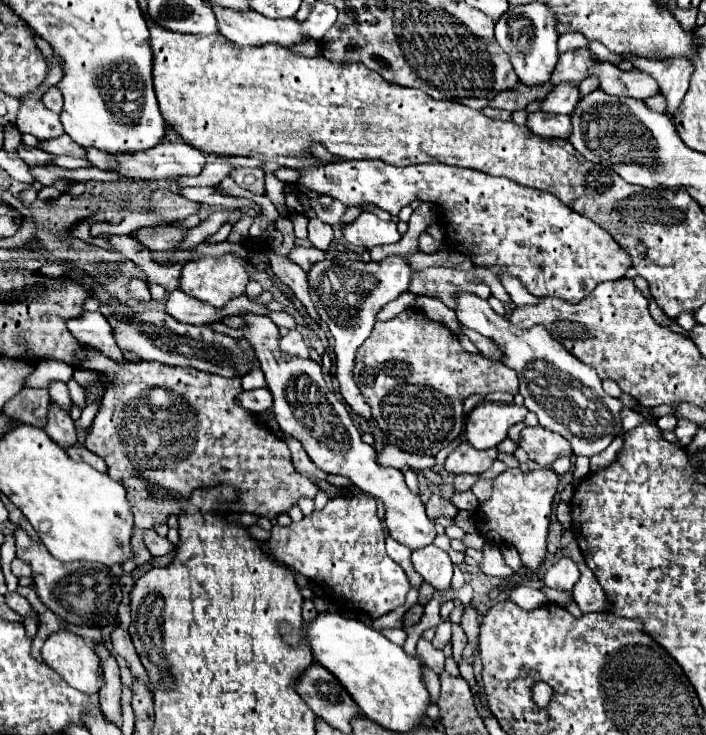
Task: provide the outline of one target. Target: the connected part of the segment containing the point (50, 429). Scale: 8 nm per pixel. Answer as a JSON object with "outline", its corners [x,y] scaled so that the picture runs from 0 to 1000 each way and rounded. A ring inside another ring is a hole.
{"outline":[[[71,548],[68,578],[62,581],[62,586],[65,586],[85,608],[91,608],[91,611],[108,605],[105,573],[99,570],[99,565],[96,565],[93,559],[85,559],[85,554],[79,554],[76,548]]]}

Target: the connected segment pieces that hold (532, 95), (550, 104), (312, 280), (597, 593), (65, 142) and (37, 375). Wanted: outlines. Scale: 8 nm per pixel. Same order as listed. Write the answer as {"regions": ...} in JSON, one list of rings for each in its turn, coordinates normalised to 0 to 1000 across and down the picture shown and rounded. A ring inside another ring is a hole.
{"regions":[[[[779,110],[771,116],[756,116],[756,118],[734,113],[728,121],[705,127],[694,137],[694,143],[705,146],[705,148],[717,148],[717,151],[737,151],[737,148],[745,148],[745,143],[754,137],[768,137],[782,121],[785,121],[785,116]]],[[[790,116],[771,137],[765,151],[788,154],[788,156],[807,156],[819,140],[819,118],[810,116]]],[[[552,347],[552,350],[541,352],[538,358],[493,355],[487,361],[479,361],[479,358],[470,358],[462,352],[462,355],[445,358],[439,363],[439,369],[433,371],[436,388],[439,388],[439,407],[453,429],[453,434],[465,442],[465,448],[476,464],[473,478],[476,478],[476,513],[482,518],[482,537],[499,554],[499,559],[507,562],[510,567],[516,567],[518,573],[524,573],[527,565],[521,562],[521,554],[516,548],[504,521],[499,518],[501,483],[504,483],[504,475],[527,453],[535,423],[547,412],[561,407],[567,399],[578,396],[584,371],[586,371],[578,352],[581,352],[581,347]]],[[[819,766],[822,771],[822,790],[816,793],[816,799],[810,801],[810,812],[816,818],[816,823],[822,826],[824,834],[836,834],[836,831],[861,831],[861,818],[858,810],[853,804],[853,799],[847,796],[841,780],[830,771],[830,766]]],[[[88,184],[85,189],[76,189],[76,192],[65,192],[62,203],[74,211],[102,211],[102,214],[122,211],[122,203],[113,200],[110,195],[102,195],[102,189],[96,189],[96,184]]],[[[76,488],[57,491],[51,502],[37,513],[34,527],[48,527],[48,529],[68,529],[74,518],[88,518],[96,521],[102,513],[105,502],[96,499],[93,494],[79,494]]]]}

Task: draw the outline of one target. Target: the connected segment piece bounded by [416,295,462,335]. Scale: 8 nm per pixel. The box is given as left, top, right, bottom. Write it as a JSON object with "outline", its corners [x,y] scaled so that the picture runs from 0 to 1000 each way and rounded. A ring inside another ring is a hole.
{"outline":[[[595,401],[595,404],[589,407],[589,418],[592,418],[595,423],[601,423],[601,426],[606,429],[606,434],[629,439],[629,442],[632,442],[637,450],[643,450],[646,456],[652,456],[652,453],[654,453],[654,450],[652,450],[652,445],[649,445],[649,434],[646,434],[643,423],[640,423],[640,420],[635,420],[623,407]]]}

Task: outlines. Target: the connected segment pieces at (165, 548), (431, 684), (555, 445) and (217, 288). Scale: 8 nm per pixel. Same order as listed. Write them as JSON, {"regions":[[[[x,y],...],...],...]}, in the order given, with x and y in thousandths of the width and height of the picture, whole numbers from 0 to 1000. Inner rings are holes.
{"regions":[[[[204,722],[204,741],[210,744],[212,755],[218,755],[218,758],[235,755],[238,750],[246,747],[244,739],[235,731],[227,731],[221,722]]],[[[609,909],[601,910],[601,927],[603,927],[603,933],[606,941],[609,943],[610,956],[619,956],[623,944],[623,925],[622,920],[615,916]]],[[[742,581],[737,589],[737,608],[748,616],[751,627],[779,635],[790,622],[810,622],[810,608],[805,597],[788,592],[785,586],[771,586],[771,581]]],[[[320,344],[314,350],[300,350],[300,347],[286,347],[280,352],[258,358],[255,369],[255,396],[261,396],[269,404],[278,404],[289,412],[297,412],[306,420],[314,420],[326,407],[346,401],[346,393],[354,382],[354,355],[348,350],[337,350],[331,344]]]]}

